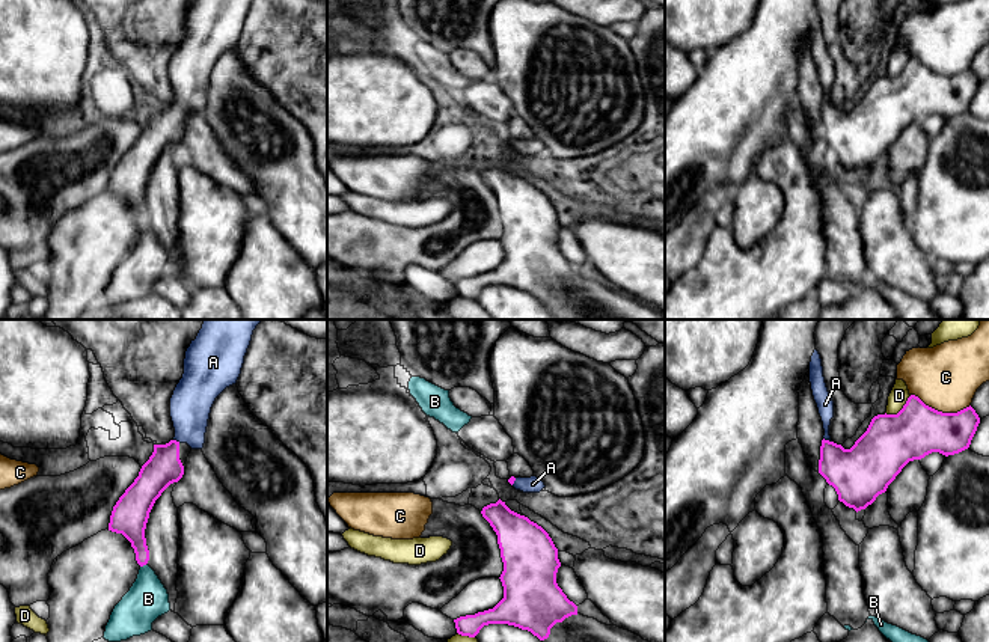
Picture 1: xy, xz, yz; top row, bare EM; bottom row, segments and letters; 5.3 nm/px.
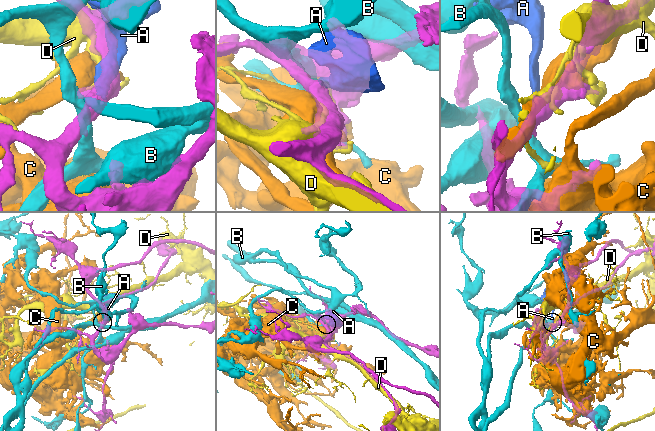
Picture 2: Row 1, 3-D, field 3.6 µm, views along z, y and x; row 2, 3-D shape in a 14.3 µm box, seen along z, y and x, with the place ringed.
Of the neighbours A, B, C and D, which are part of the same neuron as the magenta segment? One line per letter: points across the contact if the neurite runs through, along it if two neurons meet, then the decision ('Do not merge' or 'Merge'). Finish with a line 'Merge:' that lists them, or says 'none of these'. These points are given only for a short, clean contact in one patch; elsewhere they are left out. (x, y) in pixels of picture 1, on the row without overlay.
A: Path across: yz (861, 136), (852, 131), (828, 103), (825, 67). Merge
B: Do not merge
C: Do not merge
D: Do not merge
Merge: A

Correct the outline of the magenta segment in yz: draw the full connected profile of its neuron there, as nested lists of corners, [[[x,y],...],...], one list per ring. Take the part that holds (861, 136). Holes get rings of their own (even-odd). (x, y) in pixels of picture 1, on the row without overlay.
[[[814,12],[810,24],[810,45],[825,92],[819,136],[835,151],[838,163],[856,175],[865,172],[879,157],[885,155],[909,124],[921,122],[932,115],[948,119],[968,112],[980,86],[980,80],[971,68],[957,75],[942,75],[926,68],[918,59],[911,57],[897,77],[874,78],[855,107],[844,112],[841,107],[834,105],[829,98],[834,63],[825,45],[822,21],[817,12]]]

